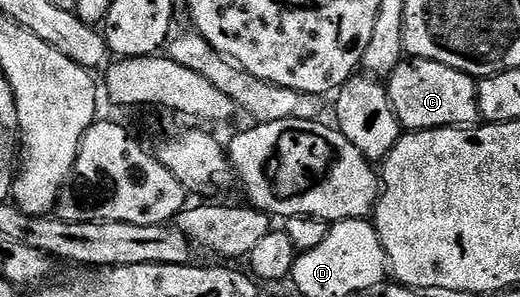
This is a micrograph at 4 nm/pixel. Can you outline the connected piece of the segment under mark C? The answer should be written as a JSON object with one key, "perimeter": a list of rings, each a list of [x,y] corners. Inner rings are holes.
{"perimeter":[[[407,57],[393,69],[385,86],[395,115],[407,131],[429,133],[438,127],[465,127],[480,122],[476,80],[449,65]]]}

